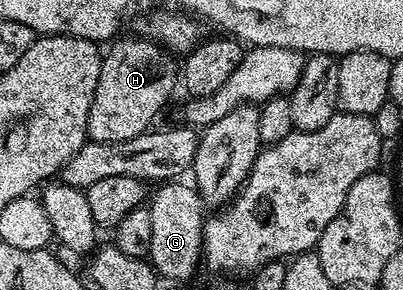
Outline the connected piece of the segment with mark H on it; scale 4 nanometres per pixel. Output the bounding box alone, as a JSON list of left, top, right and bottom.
[88,36,178,143]

